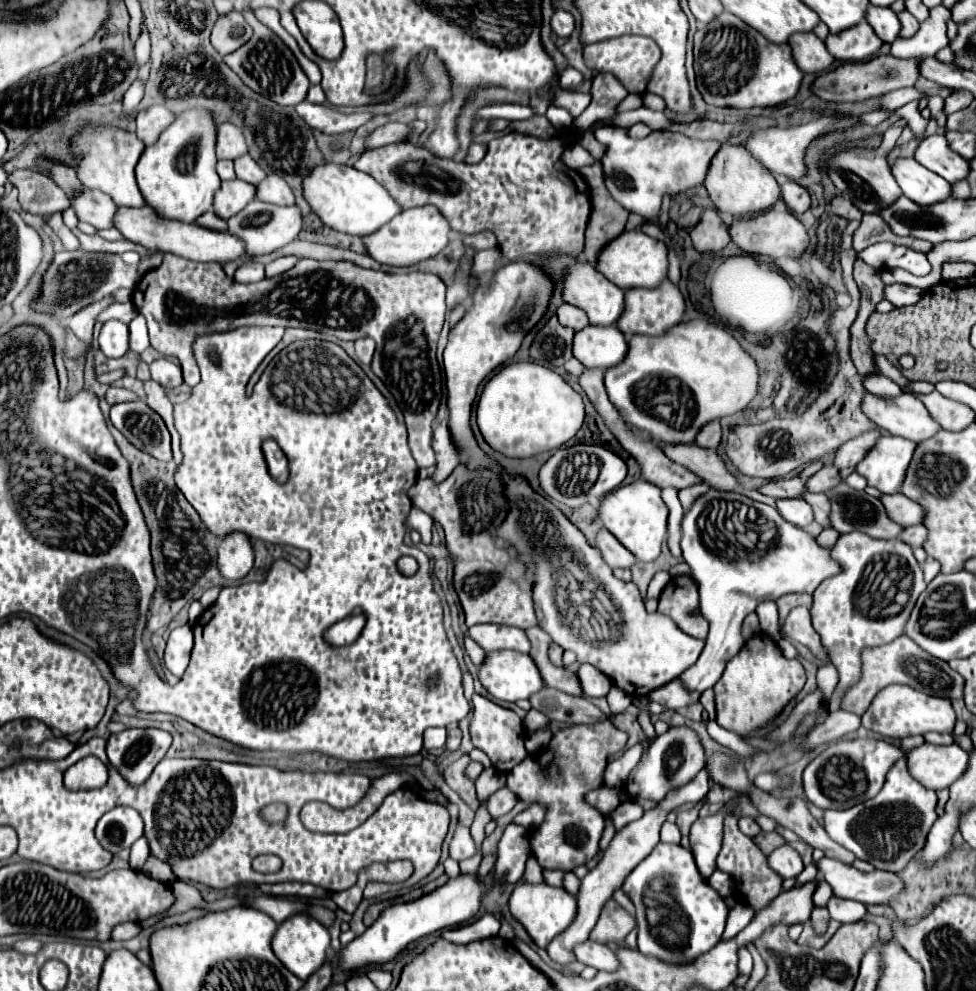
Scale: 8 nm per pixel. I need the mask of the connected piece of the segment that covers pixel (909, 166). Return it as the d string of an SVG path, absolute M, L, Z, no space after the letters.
M900 157L890 165L890 171L902 193L914 203L932 205L950 197L950 183L926 167L920 167L914 159Z

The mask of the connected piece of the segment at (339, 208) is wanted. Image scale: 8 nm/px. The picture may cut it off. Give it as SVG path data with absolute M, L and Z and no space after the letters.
M324 163L314 167L302 181L304 199L312 207L312 211L322 219L322 223L334 231L342 231L348 235L370 235L378 231L384 223L396 217L402 209L400 205L372 179L368 173L360 173L348 165Z

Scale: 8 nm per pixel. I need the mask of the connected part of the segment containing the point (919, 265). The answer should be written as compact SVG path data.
M874 243L858 253L858 259L874 267L876 271L886 271L892 267L902 267L914 275L928 275L930 263L924 253L910 247L900 247L894 243Z

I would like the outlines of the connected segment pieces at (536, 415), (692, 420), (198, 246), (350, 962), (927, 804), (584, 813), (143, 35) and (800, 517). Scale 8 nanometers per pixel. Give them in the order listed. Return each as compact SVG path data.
M532 361L508 363L484 387L478 401L478 427L486 443L506 457L532 457L558 449L584 423L584 403L558 373Z
M692 319L682 321L658 337L632 335L628 341L628 355L620 365L604 373L604 381L612 405L628 427L646 431L664 443L694 443L696 431L700 431L704 423L734 415L752 401L758 389L758 369L754 359L724 327L704 319Z
M144 205L140 209L130 209L130 207L120 207L114 215L114 227L124 235L124 239L142 245L146 249L162 251L162 253L172 253L190 261L216 261L216 263L228 263L228 261L250 261L252 257L244 251L244 245L240 239L236 239L232 233L220 233L220 231L210 231L204 227L198 227L196 223L186 225L180 221L168 221L162 219L154 213L154 209L149 205Z
M460 873L454 879L448 879L442 887L434 889L428 895L422 895L416 901L392 905L382 911L382 917L376 919L372 927L364 931L364 935L356 937L348 947L342 949L342 963L340 967L346 971L356 971L366 965L380 965L390 959L394 959L406 945L412 941L426 937L440 929L452 929L464 921L470 921L478 909L480 909L480 897L482 897L484 883L478 879L476 873Z
M900 759L888 773L882 791L852 809L824 811L826 833L858 859L868 861L876 869L898 873L910 859L922 851L928 831L936 821L936 793L914 781L906 769L906 759Z
M610 719L592 725L572 725L564 727L552 735L546 751L538 757L526 757L508 773L508 787L522 799L530 803L544 805L546 819L530 835L530 845L542 869L570 871L584 865L598 853L598 841L604 831L604 817L598 809L584 801L584 793L600 787L602 773L606 767L606 757L624 749L628 733L616 729Z
M142 17L142 23L140 23L140 35L136 39L136 59L138 59L138 65L144 65L150 57L150 35L148 35L148 27L144 23L144 17Z
M796 497L796 499L778 499L776 509L786 521L794 523L796 527L806 527L814 521L812 507L808 507L808 503L804 503L804 499L800 499L800 497Z

